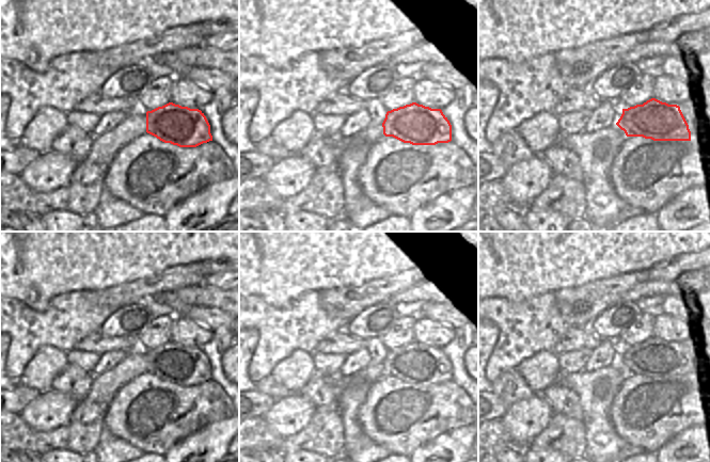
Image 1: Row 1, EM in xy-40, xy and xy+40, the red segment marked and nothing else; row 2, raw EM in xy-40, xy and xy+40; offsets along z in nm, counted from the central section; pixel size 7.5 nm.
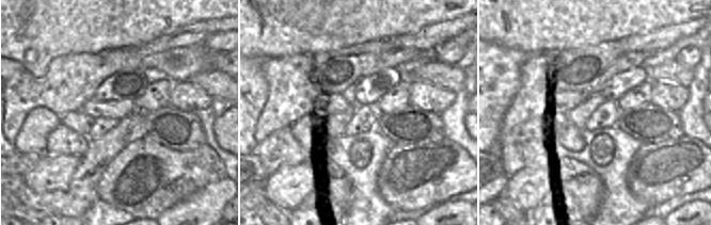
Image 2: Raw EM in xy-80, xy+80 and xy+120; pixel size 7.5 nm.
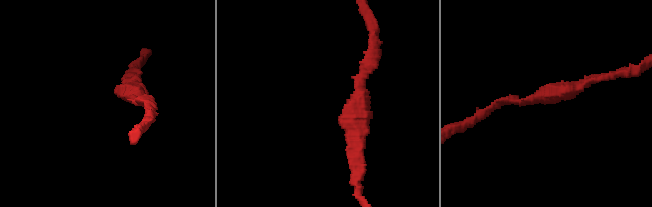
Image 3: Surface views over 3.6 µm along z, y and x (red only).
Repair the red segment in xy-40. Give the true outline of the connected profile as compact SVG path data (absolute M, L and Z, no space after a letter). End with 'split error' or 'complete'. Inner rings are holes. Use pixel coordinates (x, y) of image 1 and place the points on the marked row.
M173 102L146 112L146 132L179 147L212 141L210 125L201 110Z | complete

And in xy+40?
M656 98L622 109L616 125L627 137L643 137L653 141L691 141L691 131L680 107Z | complete

